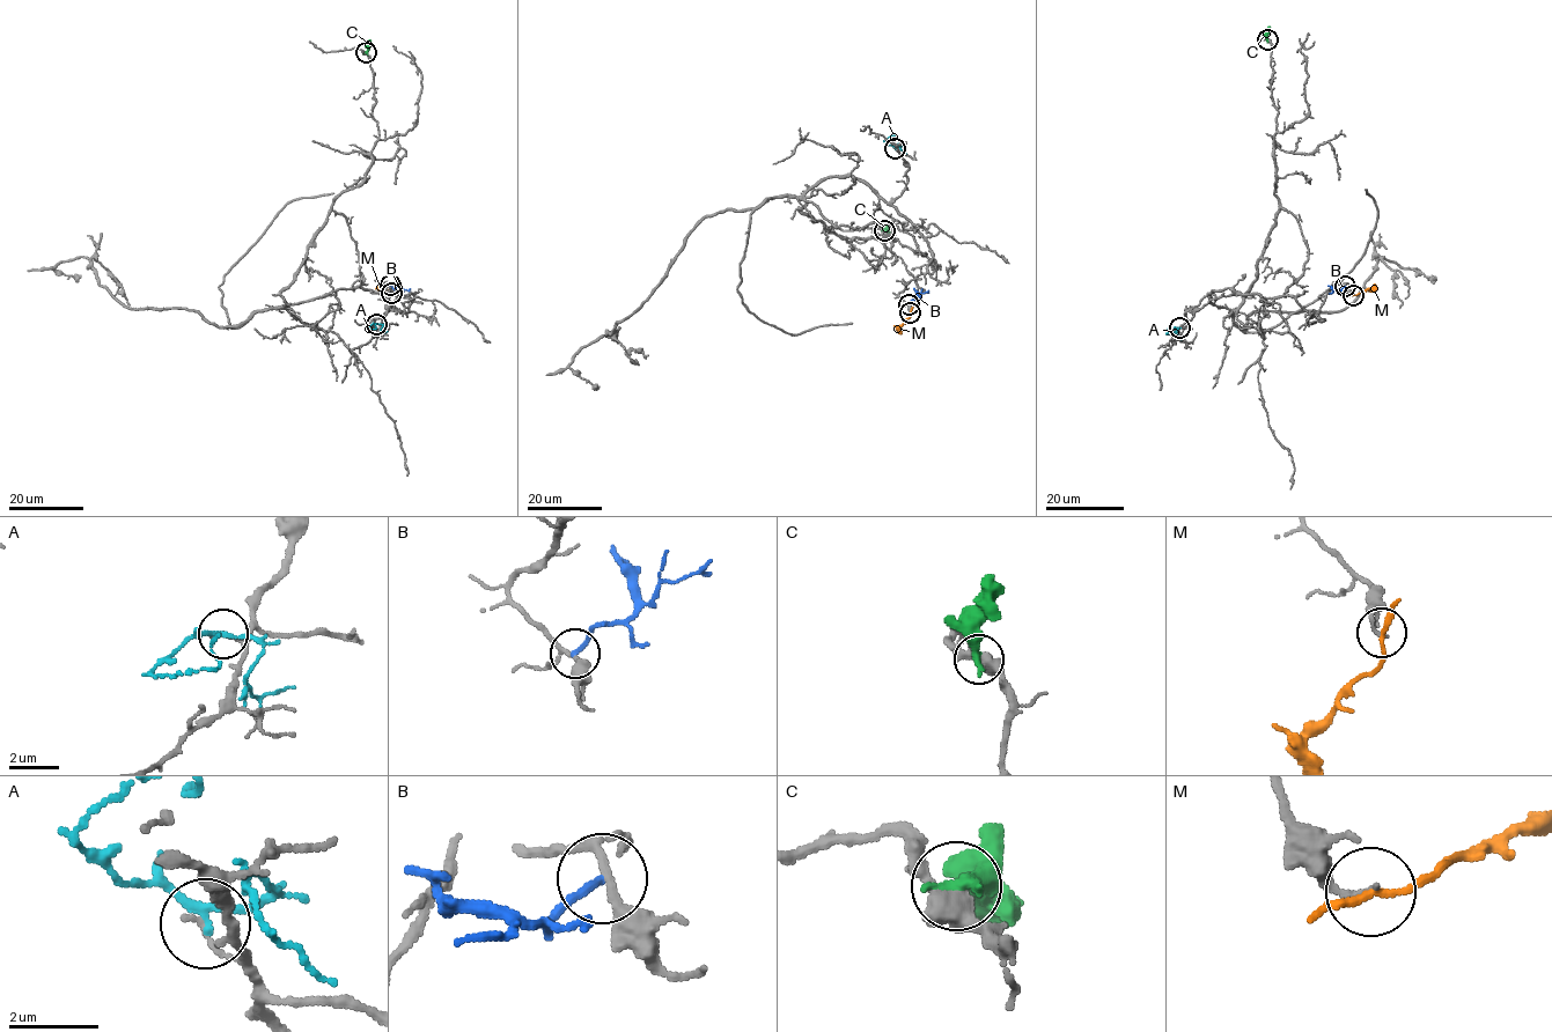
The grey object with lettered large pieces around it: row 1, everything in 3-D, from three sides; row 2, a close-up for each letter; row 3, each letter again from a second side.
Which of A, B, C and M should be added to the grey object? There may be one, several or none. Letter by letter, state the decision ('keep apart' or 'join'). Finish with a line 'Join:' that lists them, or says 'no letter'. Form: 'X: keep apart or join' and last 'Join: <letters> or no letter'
A: keep apart
B: keep apart
C: keep apart
M: keep apart
Join: no letter

